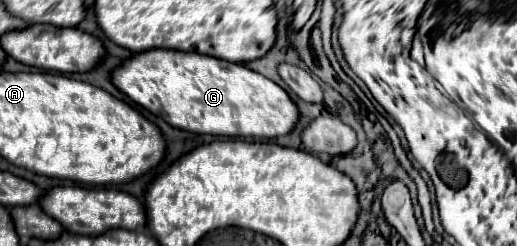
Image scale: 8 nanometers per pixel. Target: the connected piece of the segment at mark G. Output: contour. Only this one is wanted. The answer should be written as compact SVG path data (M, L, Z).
M152 49L124 61L112 75L114 85L134 103L162 117L172 127L198 135L274 139L290 133L300 111L292 97L272 79L218 57Z

